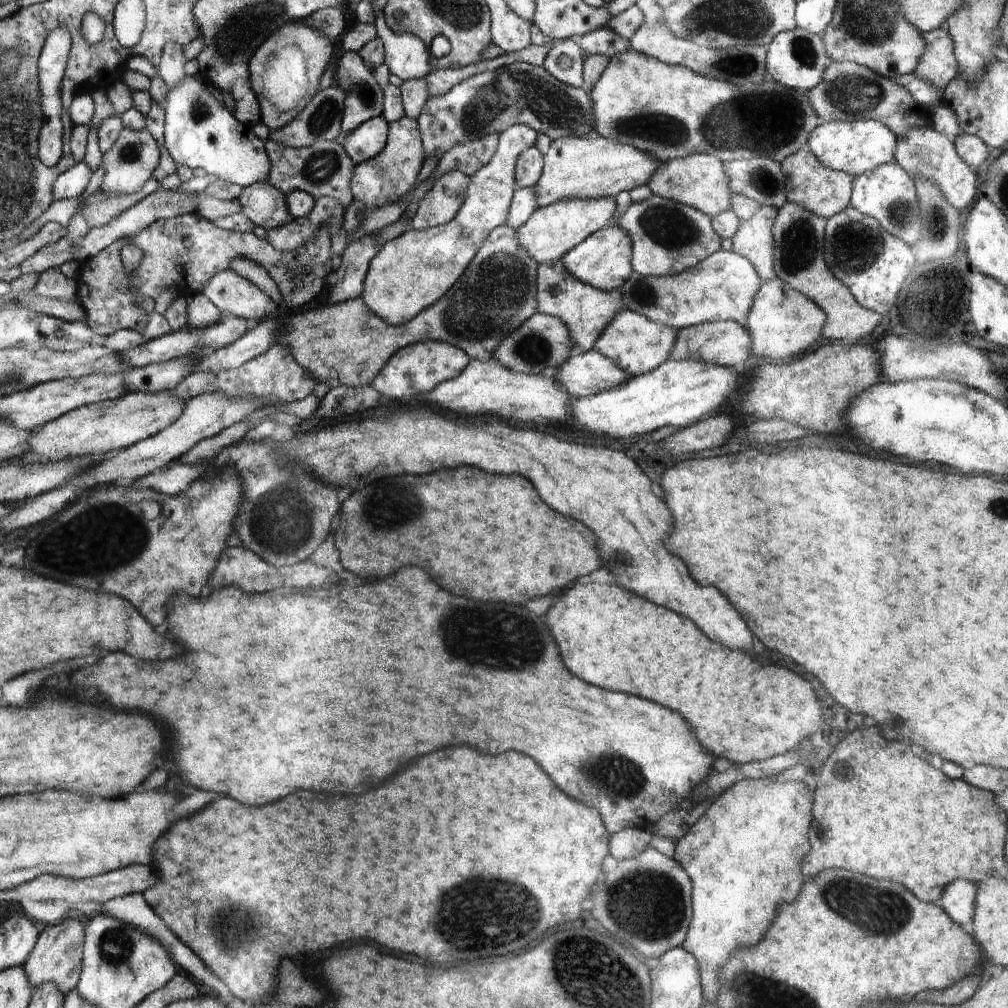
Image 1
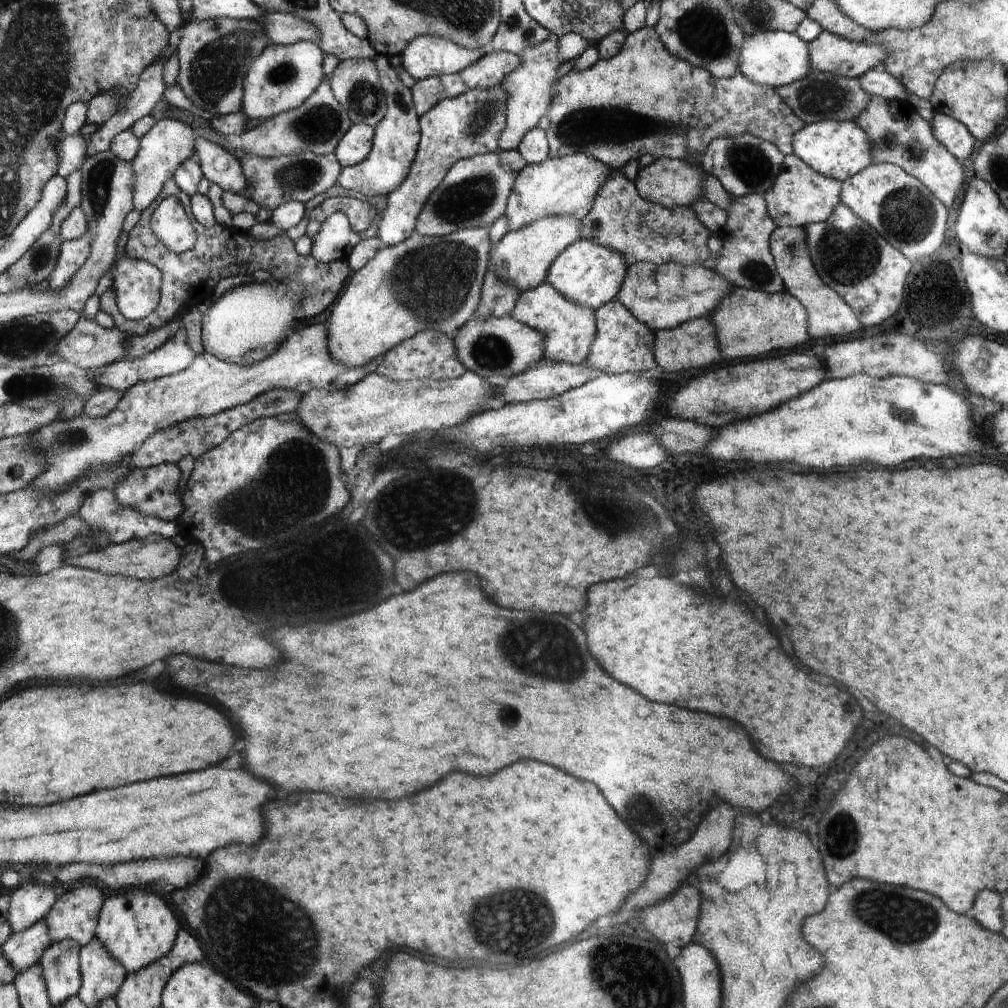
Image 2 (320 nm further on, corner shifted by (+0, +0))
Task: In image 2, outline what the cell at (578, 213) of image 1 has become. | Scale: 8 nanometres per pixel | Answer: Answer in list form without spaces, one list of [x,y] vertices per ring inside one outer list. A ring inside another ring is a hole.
[[[565,215],[544,217],[524,230],[508,231],[493,246],[490,254],[491,266],[499,280],[520,292],[542,285],[559,254],[580,239],[579,222]]]

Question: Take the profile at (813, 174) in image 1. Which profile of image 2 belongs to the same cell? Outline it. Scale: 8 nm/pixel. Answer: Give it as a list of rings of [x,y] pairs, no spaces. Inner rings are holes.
[[[795,154],[788,155],[788,162],[784,162],[784,170],[780,172],[780,182],[763,194],[767,201],[768,214],[780,227],[805,227],[812,223],[826,222],[836,206],[842,202],[842,183],[821,175],[808,166],[803,159]]]

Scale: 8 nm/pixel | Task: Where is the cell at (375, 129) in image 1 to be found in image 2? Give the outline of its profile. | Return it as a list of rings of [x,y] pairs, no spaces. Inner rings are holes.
[[[366,123],[352,124],[334,152],[341,166],[349,167],[362,162],[371,152],[374,138],[375,127]]]

